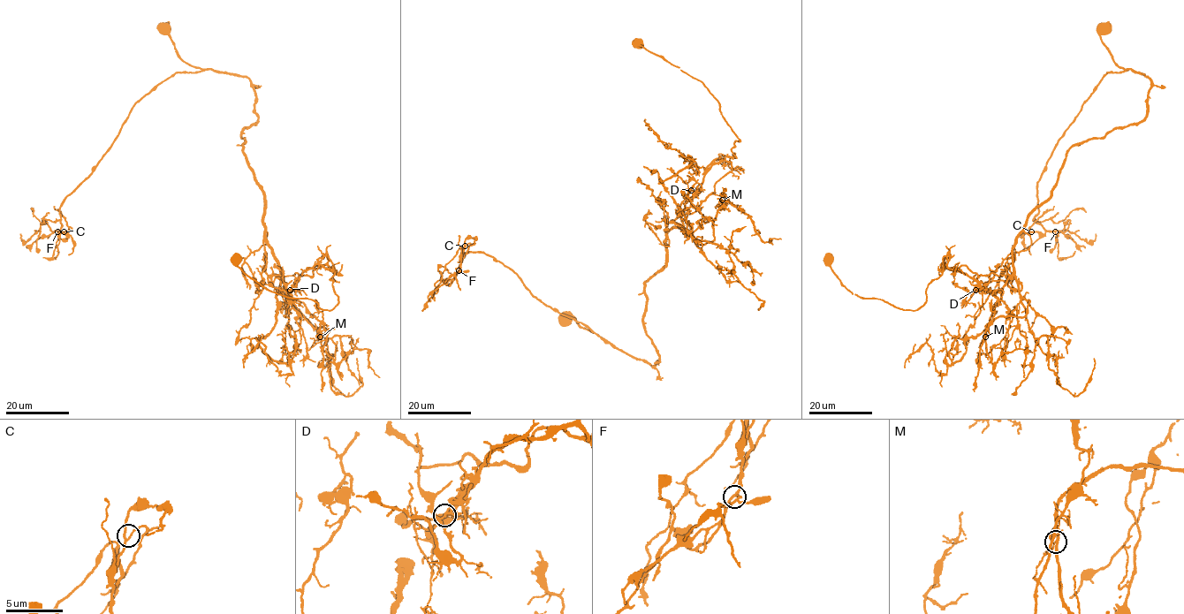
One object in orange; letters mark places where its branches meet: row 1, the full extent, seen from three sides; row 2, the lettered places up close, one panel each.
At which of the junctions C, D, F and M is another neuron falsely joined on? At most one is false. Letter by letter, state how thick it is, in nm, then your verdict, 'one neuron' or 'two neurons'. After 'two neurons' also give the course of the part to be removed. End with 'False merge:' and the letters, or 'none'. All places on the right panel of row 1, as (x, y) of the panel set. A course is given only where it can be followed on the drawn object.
C: calibre 180 nm; one neuron
D: calibre 200 nm; two neurons; course (975, 289), (975, 281), (944, 266), (944, 256), (925, 302), (901, 309), (853, 294), (826, 253)
F: calibre 200 nm; one neuron
M: calibre 170 nm; one neuron
False merge: D

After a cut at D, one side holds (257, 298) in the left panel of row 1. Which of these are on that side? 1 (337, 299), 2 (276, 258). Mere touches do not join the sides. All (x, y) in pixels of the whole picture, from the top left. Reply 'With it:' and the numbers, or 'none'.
With it: 2

